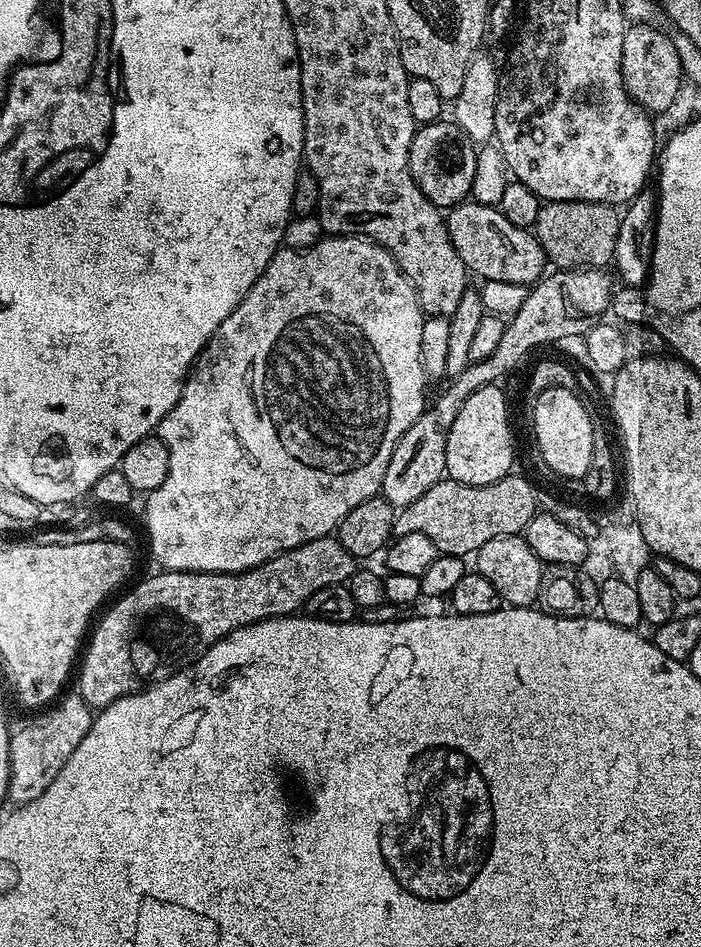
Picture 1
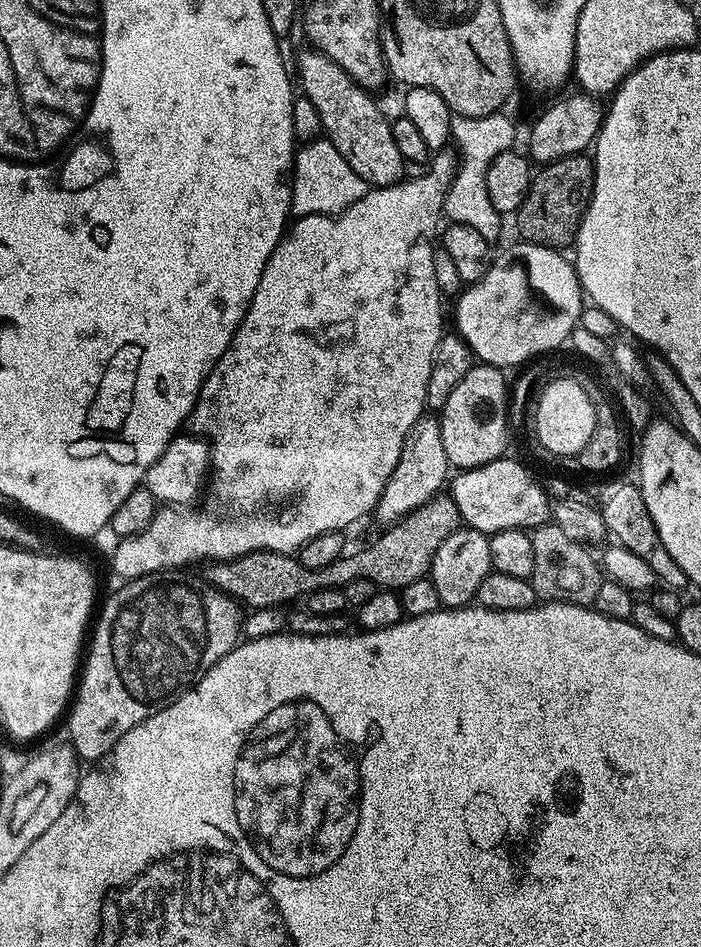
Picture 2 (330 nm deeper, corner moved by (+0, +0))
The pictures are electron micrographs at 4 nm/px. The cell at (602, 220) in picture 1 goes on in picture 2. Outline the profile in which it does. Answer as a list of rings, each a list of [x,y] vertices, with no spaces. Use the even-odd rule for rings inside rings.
[[[587,155],[567,156],[545,164],[533,175],[524,195],[520,208],[514,214],[514,220],[520,227],[525,241],[530,244],[541,244],[547,248],[563,249],[563,244],[571,245],[576,238],[576,227],[586,207],[586,197],[592,191],[592,170],[594,167]]]

